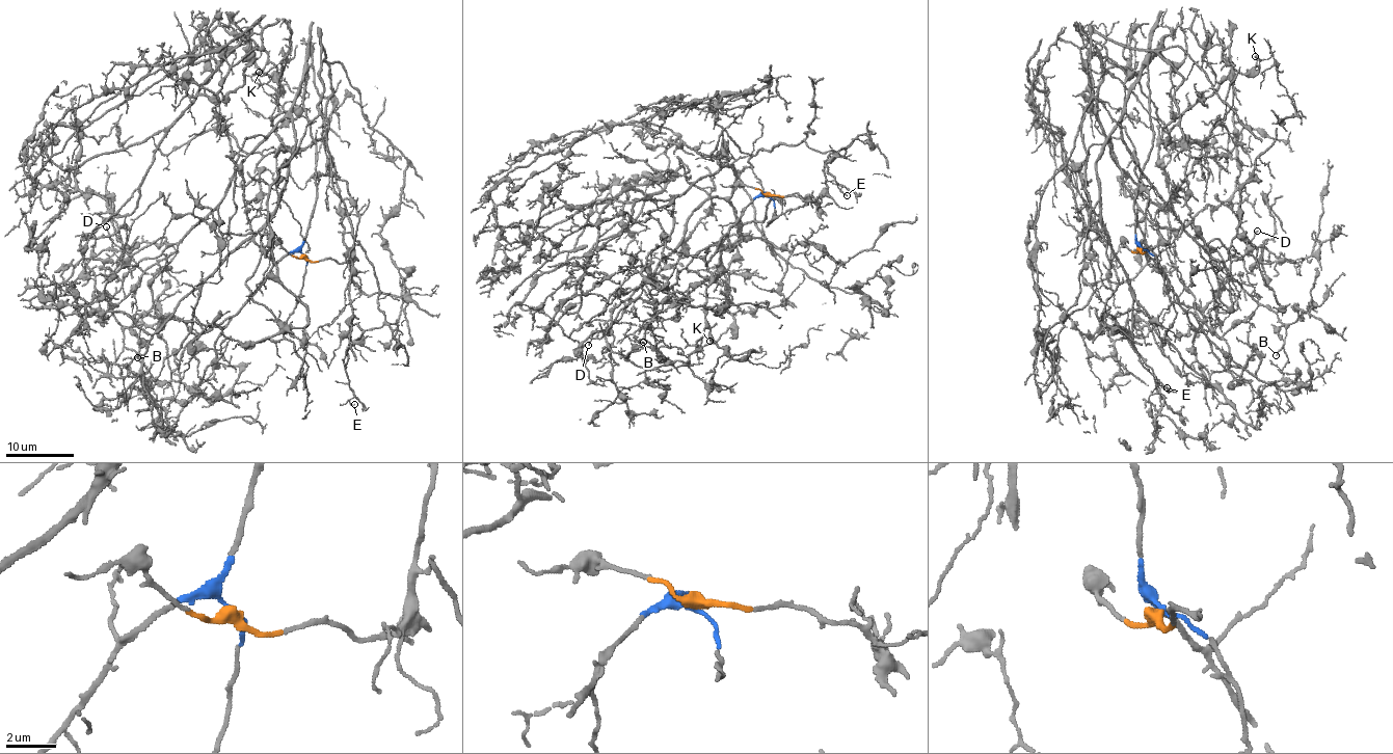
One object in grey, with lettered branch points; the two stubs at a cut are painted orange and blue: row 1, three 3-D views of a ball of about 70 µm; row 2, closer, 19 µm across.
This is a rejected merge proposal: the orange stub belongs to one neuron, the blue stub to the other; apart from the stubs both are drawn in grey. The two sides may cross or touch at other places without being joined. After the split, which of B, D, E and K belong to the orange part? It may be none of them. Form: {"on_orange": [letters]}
{"on_orange": ["E", "K"]}

